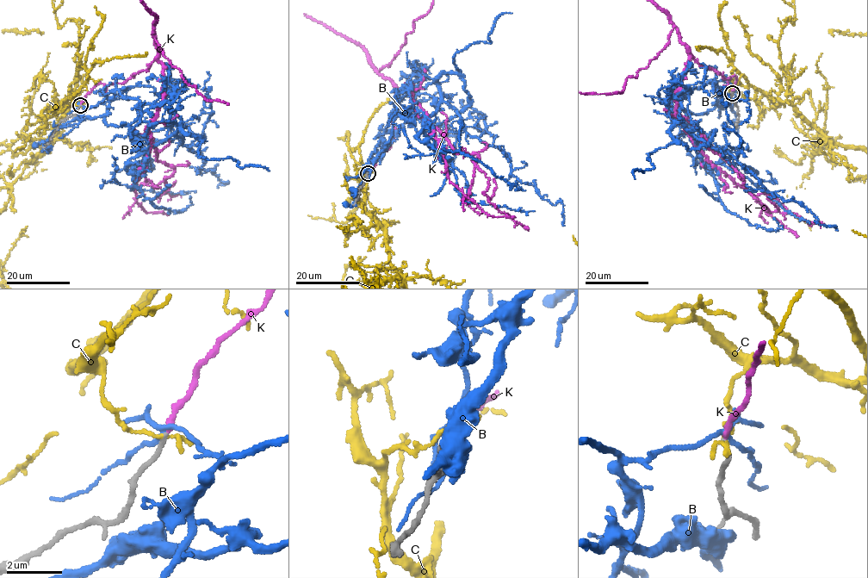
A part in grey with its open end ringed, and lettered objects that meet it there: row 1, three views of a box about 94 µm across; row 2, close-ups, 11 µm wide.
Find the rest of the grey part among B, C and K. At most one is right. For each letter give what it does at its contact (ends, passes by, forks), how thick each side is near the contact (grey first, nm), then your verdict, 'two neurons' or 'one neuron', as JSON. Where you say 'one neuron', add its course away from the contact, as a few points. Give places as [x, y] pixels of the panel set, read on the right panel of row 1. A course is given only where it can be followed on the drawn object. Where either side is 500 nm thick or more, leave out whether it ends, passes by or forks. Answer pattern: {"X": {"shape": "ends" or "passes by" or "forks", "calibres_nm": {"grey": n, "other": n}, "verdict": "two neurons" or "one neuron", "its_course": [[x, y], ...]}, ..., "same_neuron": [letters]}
{"B": {"shape": "forks", "calibres_nm": {"grey": 160, "other": 150}, "verdict": "two neurons"}, "C": {"shape": "ends", "calibres_nm": {"grey": 160, "other": 170}, "verdict": "two neurons"}, "K": {"shape": "ends", "calibres_nm": {"grey": 150, "other": 180}, "verdict": "one neuron", "its_course": [[732, 93], [734, 76], [701, 65], [675, 27], [622, 92]]}, "same_neuron": ["K"]}

